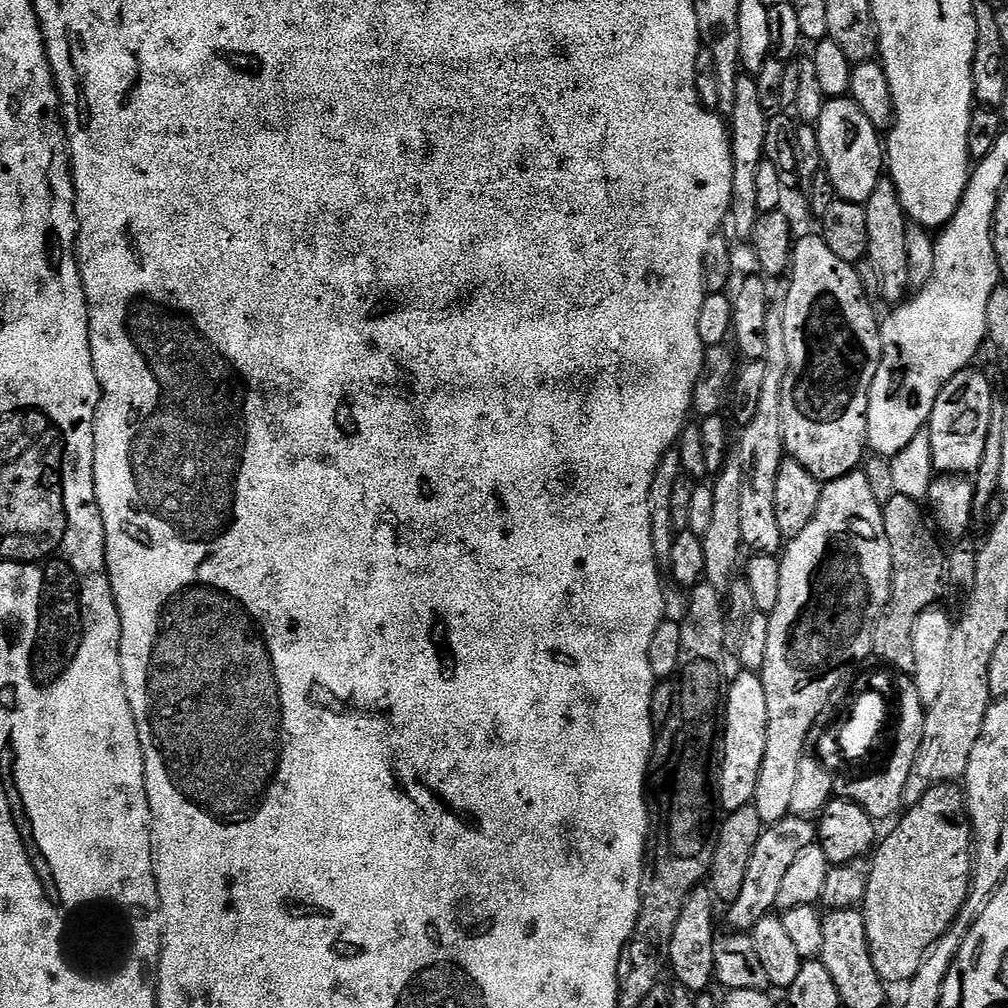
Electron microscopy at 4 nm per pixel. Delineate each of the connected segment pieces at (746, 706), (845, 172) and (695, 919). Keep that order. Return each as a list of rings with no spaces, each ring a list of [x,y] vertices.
[[[737,671],[736,677],[731,677],[726,688],[726,703],[722,721],[722,756],[724,761],[718,764],[718,804],[725,813],[737,812],[749,807],[755,801],[758,774],[762,770],[762,758],[766,754],[766,734],[768,733],[768,711],[766,710],[766,690],[764,681],[757,673]]]
[[[850,98],[829,99],[814,127],[820,147],[820,163],[823,171],[828,173],[833,193],[846,204],[867,204],[870,194],[874,194],[874,186],[878,186],[886,168],[886,148],[882,143],[881,133]]]
[[[701,886],[693,890],[690,898],[686,898],[686,906],[682,906],[682,918],[678,918],[678,926],[674,926],[674,934],[670,938],[666,949],[666,960],[672,963],[672,972],[676,975],[676,982],[693,994],[704,994],[714,984],[716,975],[716,951],[714,942],[718,935],[716,929],[716,908],[718,901],[708,886]]]

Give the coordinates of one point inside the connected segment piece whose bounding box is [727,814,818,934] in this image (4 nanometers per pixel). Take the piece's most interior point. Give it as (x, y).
(778, 847)

